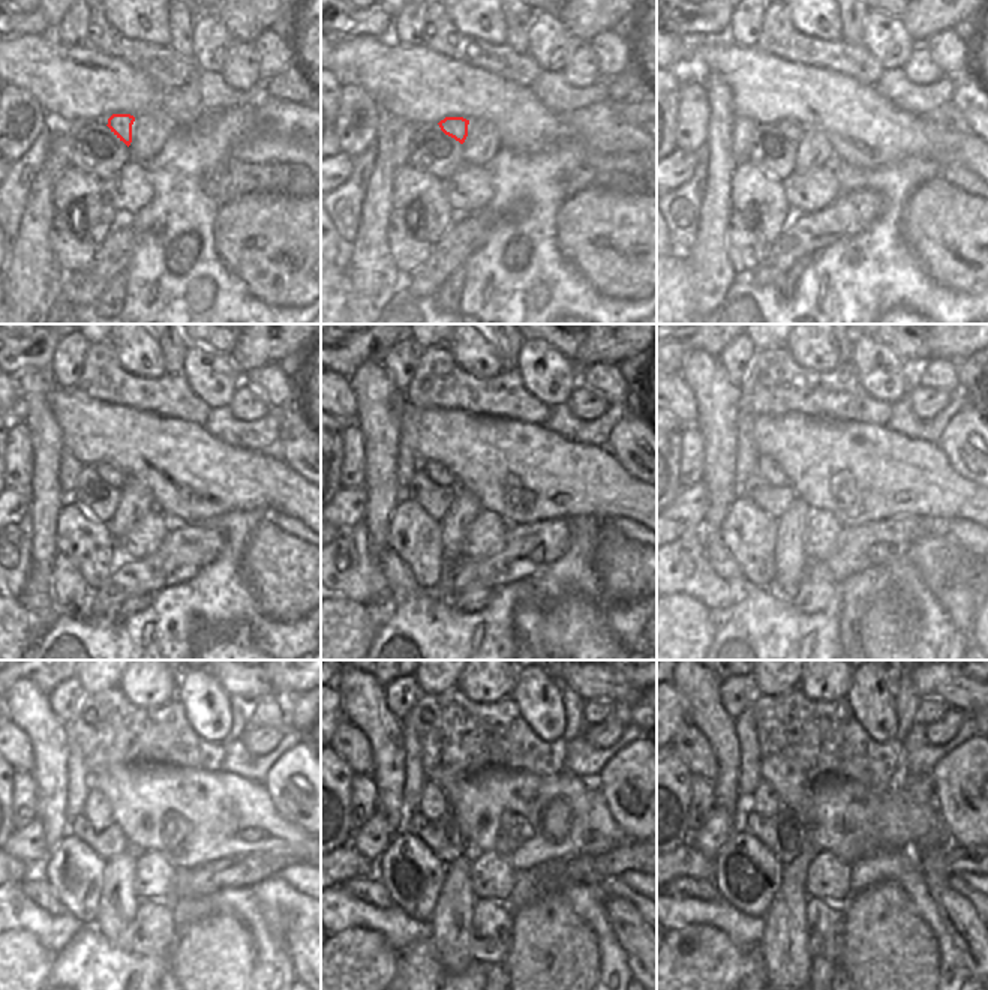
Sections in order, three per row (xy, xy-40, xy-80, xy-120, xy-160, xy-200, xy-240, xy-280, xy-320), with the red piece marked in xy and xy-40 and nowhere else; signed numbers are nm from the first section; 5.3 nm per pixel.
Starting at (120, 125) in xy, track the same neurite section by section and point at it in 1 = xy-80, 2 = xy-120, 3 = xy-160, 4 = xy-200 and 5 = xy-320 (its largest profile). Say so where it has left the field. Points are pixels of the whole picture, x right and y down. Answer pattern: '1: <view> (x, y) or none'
1: xy-80 (790, 129)
2: xy-120 (114, 477)
3: xy-160 (437, 473)
4: xy-200 (766, 467)
5: xy-320 (765, 801)

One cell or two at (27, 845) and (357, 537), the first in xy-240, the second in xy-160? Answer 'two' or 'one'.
two

